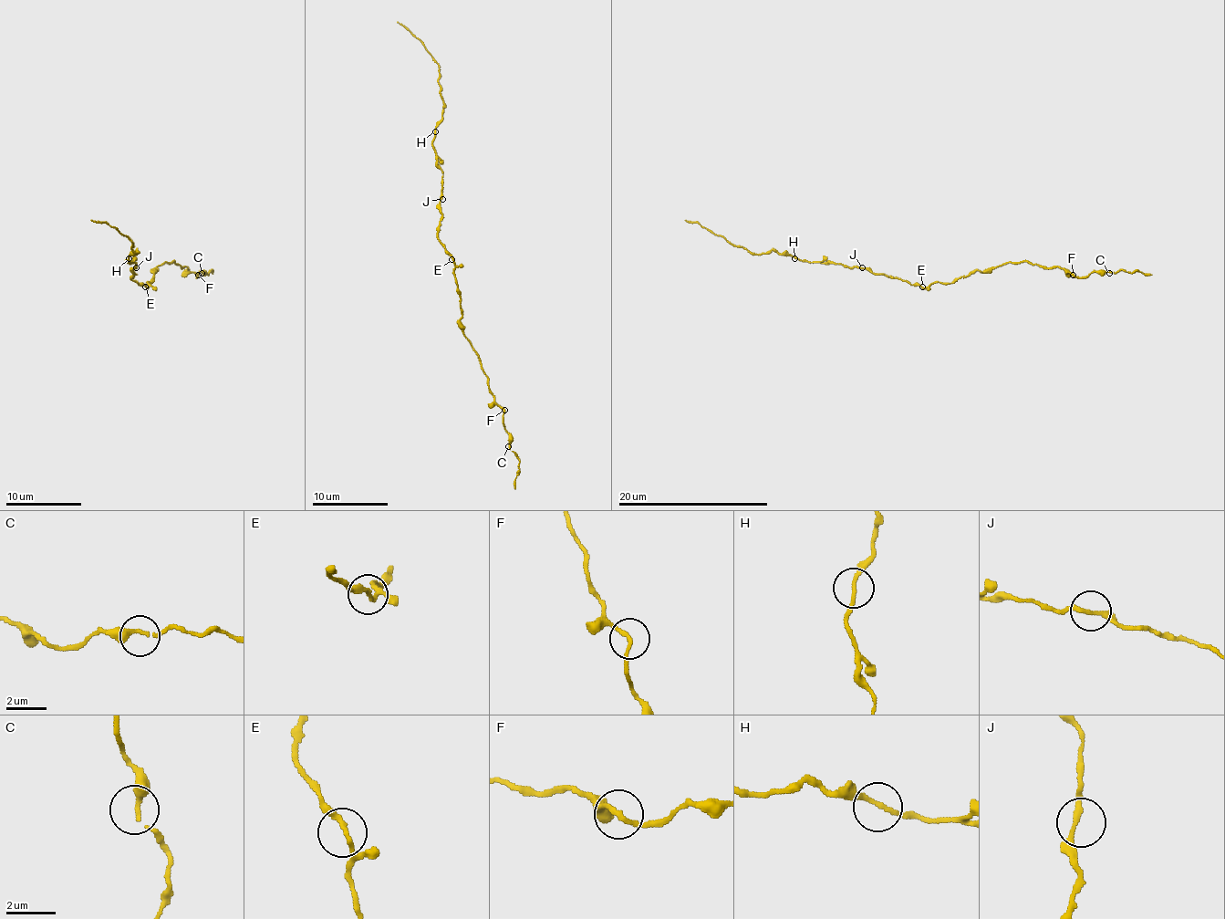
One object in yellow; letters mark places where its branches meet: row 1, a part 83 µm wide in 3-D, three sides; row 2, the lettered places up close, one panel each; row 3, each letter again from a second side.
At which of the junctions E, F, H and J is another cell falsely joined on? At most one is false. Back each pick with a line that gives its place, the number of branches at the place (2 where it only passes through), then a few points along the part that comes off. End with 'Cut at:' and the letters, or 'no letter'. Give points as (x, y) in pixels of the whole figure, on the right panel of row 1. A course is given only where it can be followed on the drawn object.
Cut at: no letter

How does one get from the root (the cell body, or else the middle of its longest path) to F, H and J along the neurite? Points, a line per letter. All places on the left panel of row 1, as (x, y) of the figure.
F: (141, 287), (147, 288), (155, 269), (164, 262), (173, 262), (198, 275)
H: (141, 287), (132, 278), (136, 264), (129, 262), (129, 258)
J: (141, 287), (132, 278), (136, 267)

